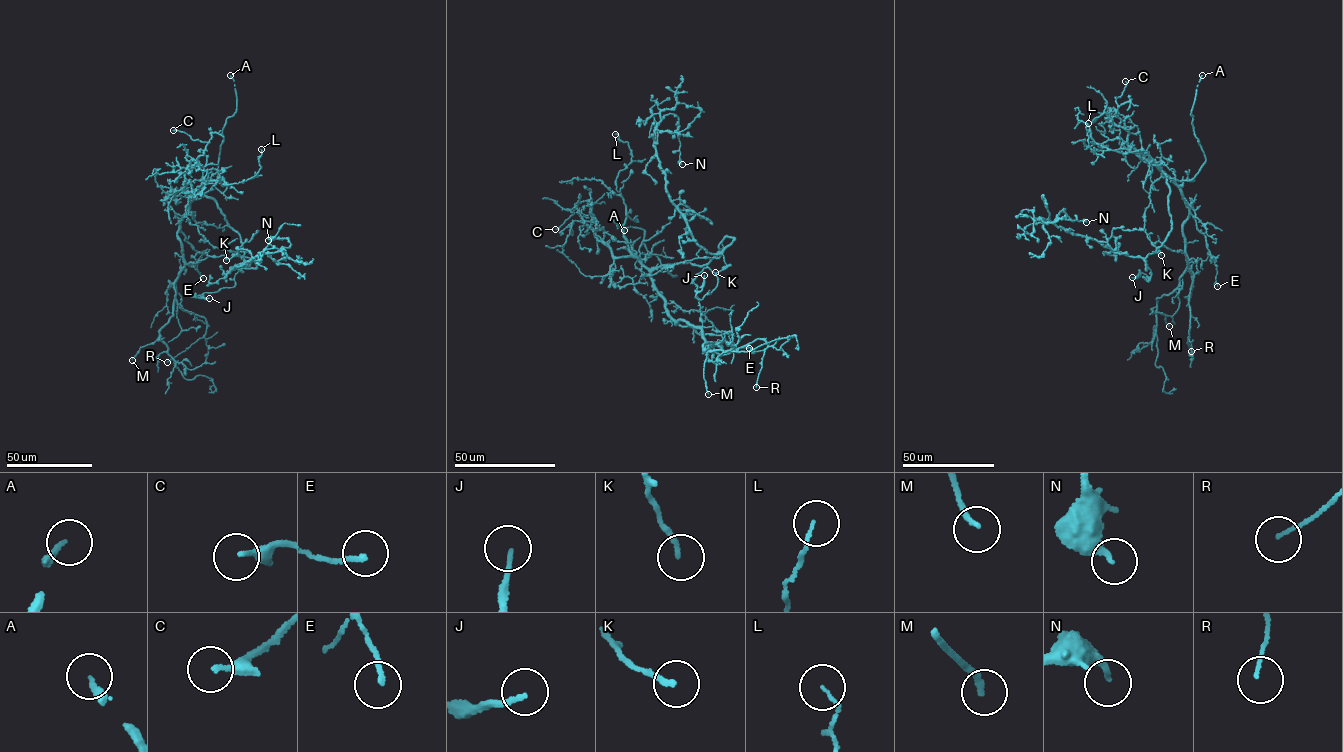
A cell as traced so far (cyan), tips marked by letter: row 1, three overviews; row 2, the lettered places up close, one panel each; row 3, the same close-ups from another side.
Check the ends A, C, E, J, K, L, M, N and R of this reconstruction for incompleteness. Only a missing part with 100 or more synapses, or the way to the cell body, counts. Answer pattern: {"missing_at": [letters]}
{"missing_at": ["A"]}

